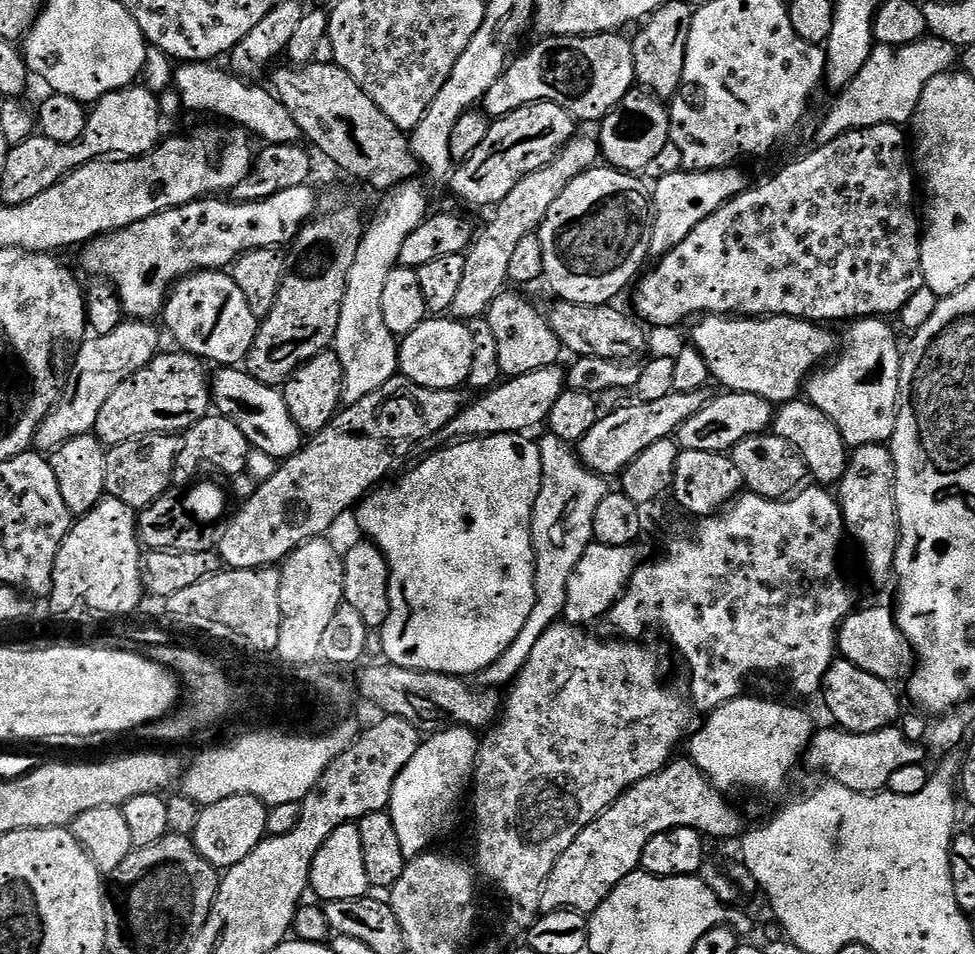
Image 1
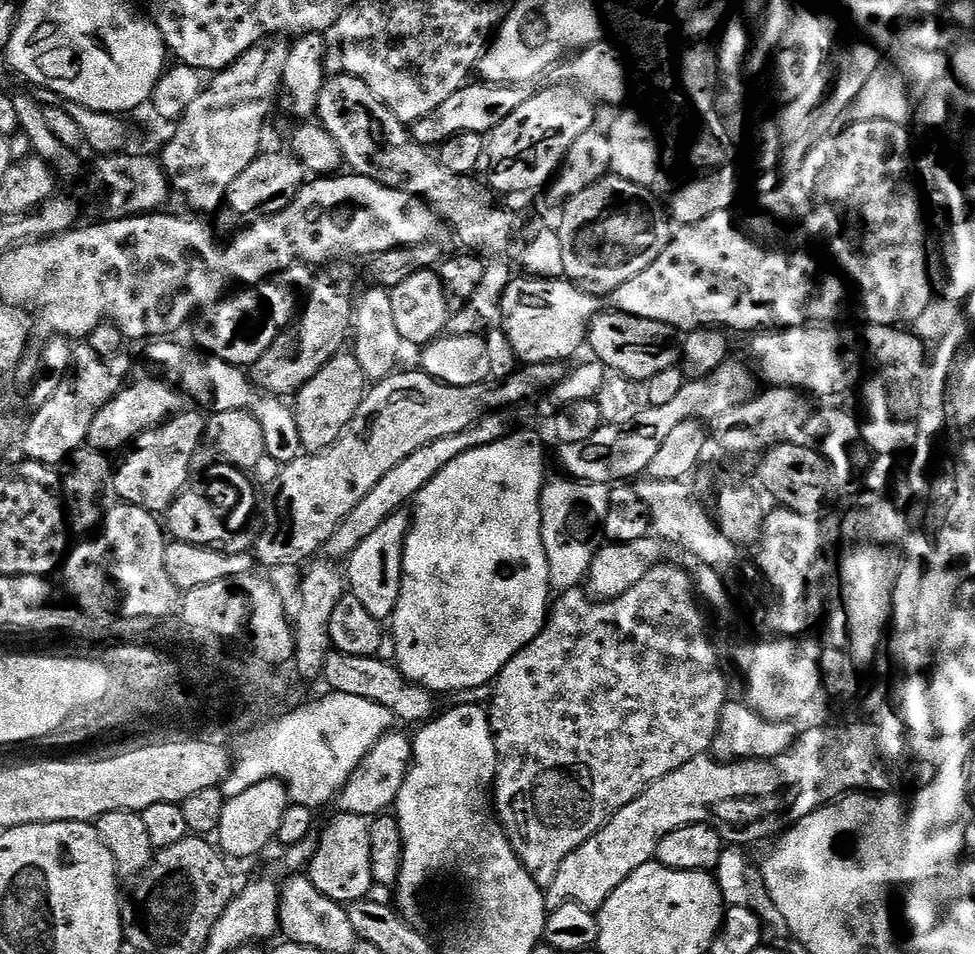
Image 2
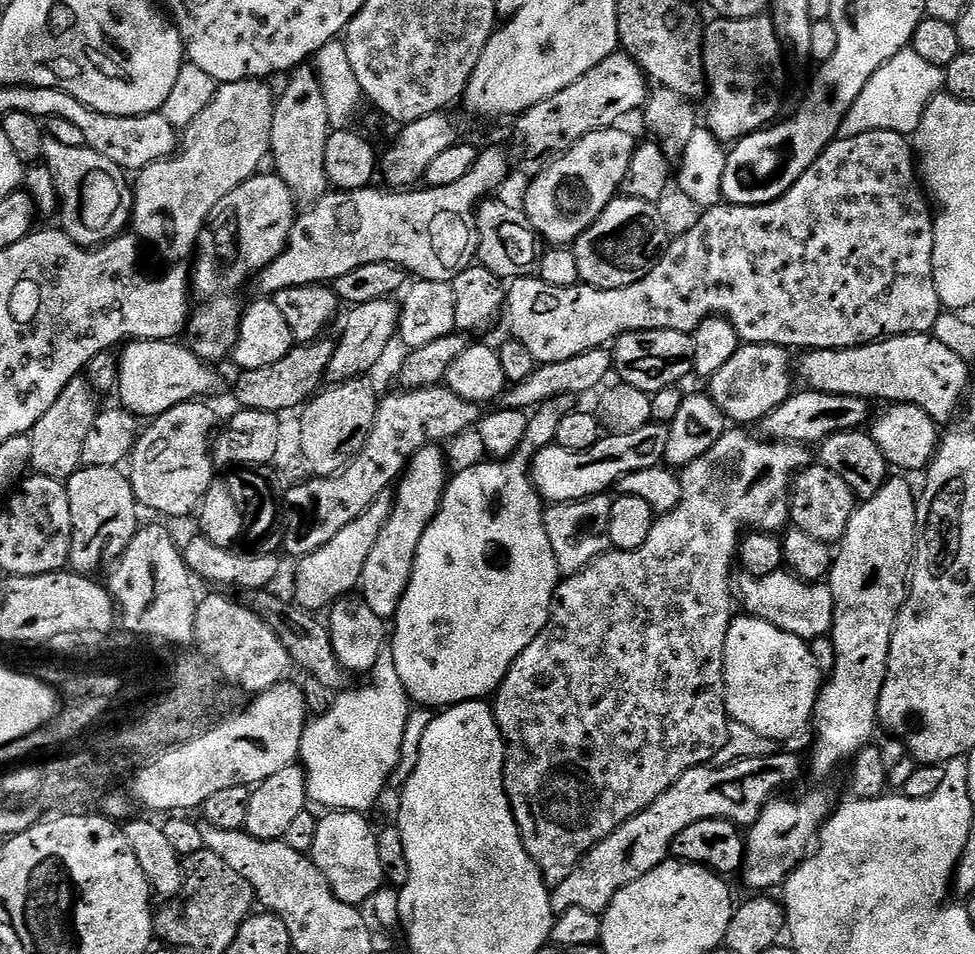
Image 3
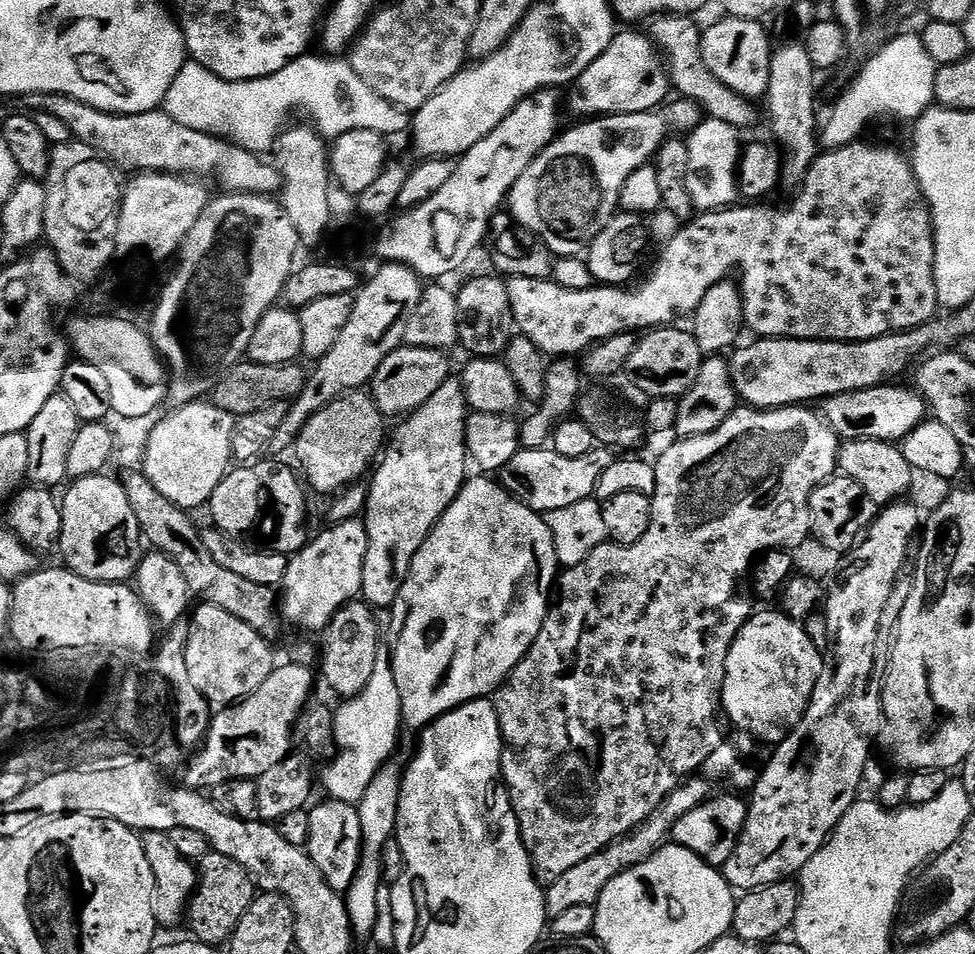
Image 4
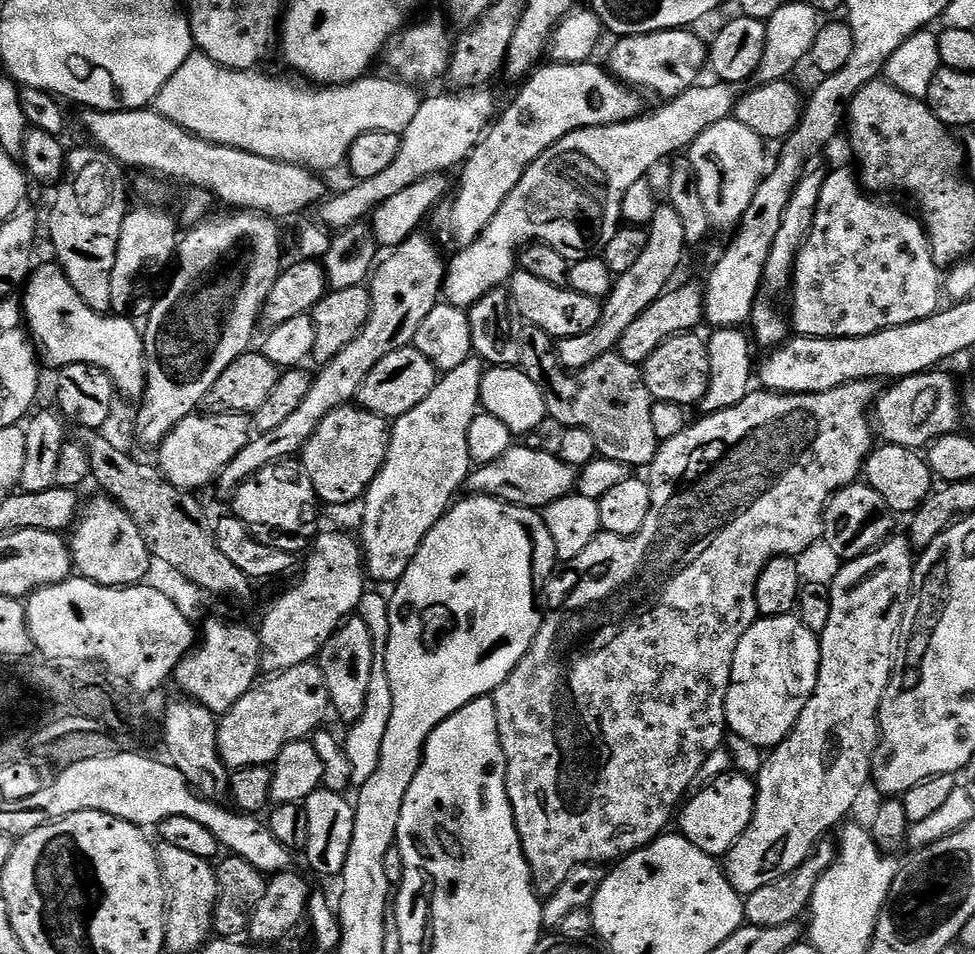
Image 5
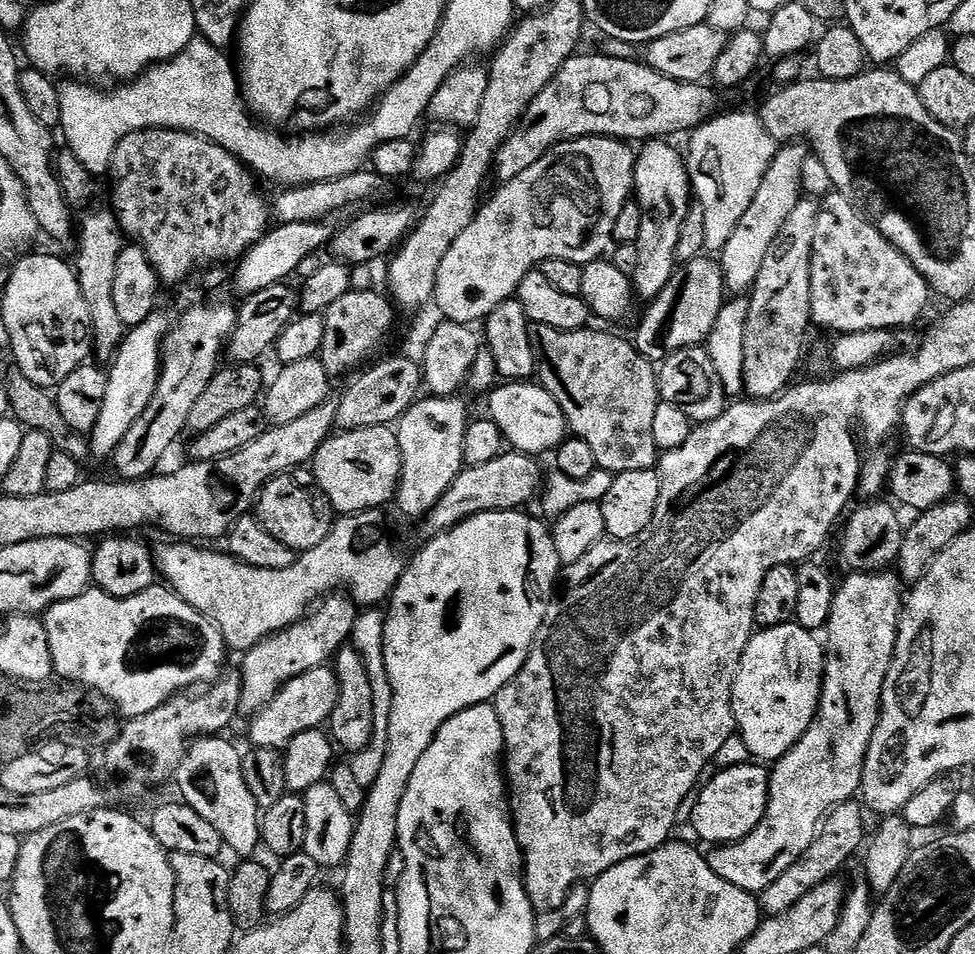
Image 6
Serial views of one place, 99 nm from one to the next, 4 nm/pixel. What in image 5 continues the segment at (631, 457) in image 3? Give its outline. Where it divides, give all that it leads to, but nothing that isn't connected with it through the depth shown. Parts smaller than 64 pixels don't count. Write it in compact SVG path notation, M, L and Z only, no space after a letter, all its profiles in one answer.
M514 446L489 464L481 464L467 479L469 493L493 496L508 504L518 504L533 510L543 510L550 502L573 495L578 484L577 469L560 460L555 451L539 452L536 448Z

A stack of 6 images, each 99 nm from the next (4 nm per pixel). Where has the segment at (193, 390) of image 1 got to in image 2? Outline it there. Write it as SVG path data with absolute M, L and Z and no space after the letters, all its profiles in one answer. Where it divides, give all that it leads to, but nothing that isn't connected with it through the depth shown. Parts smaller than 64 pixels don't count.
M140 380L137 384L129 383L121 388L105 408L98 410L94 422L90 422L87 447L105 454L113 454L112 452L116 451L119 453L127 449L142 433L159 428L165 420L185 411L184 393L171 383L160 380Z

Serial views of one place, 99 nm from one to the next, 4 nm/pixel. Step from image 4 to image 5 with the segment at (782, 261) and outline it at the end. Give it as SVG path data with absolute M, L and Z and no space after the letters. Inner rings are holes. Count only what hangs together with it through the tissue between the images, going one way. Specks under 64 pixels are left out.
M847 167L829 171L824 177L824 185L820 187L818 210L804 239L800 252L796 255L796 268L792 271L790 297L792 296L792 316L790 315L790 328L797 337L812 336L816 340L841 340L842 338L858 338L878 334L882 330L890 330L894 326L906 326L910 322L918 322L922 318L930 318L941 307L940 292L942 296L942 280L940 284L941 269L932 258L932 251L928 245L928 233L924 231L923 224L915 215L912 216L904 208L896 204L887 204L887 199L877 198L869 194L862 187L859 179ZM519 270L512 273L510 299L519 319L525 320L525 325L542 330L557 341L594 330L594 322L598 322L602 307L600 300L590 298L586 294L578 294L569 287L550 286L550 282L542 282L542 278L534 278L534 274L526 274Z

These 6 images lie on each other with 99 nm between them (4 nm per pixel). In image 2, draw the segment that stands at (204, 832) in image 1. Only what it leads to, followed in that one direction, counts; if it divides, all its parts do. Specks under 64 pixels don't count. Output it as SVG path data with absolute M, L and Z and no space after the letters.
M263 780L242 790L242 794L228 796L222 810L222 822L214 833L221 853L233 861L258 855L268 843L276 840L282 814L286 814L289 803L288 789L278 780Z

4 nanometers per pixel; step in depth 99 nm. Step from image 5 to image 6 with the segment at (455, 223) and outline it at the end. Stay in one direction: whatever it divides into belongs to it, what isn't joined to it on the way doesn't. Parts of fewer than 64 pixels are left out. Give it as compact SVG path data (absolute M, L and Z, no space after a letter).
M574 55L524 111L515 132L496 156L495 175L500 175L504 182L518 178L522 170L530 170L534 162L557 144L583 136L651 142L657 138L672 138L668 136L675 132L691 133L718 112L716 96L706 87L703 83L686 84L658 74L658 70L636 58Z

